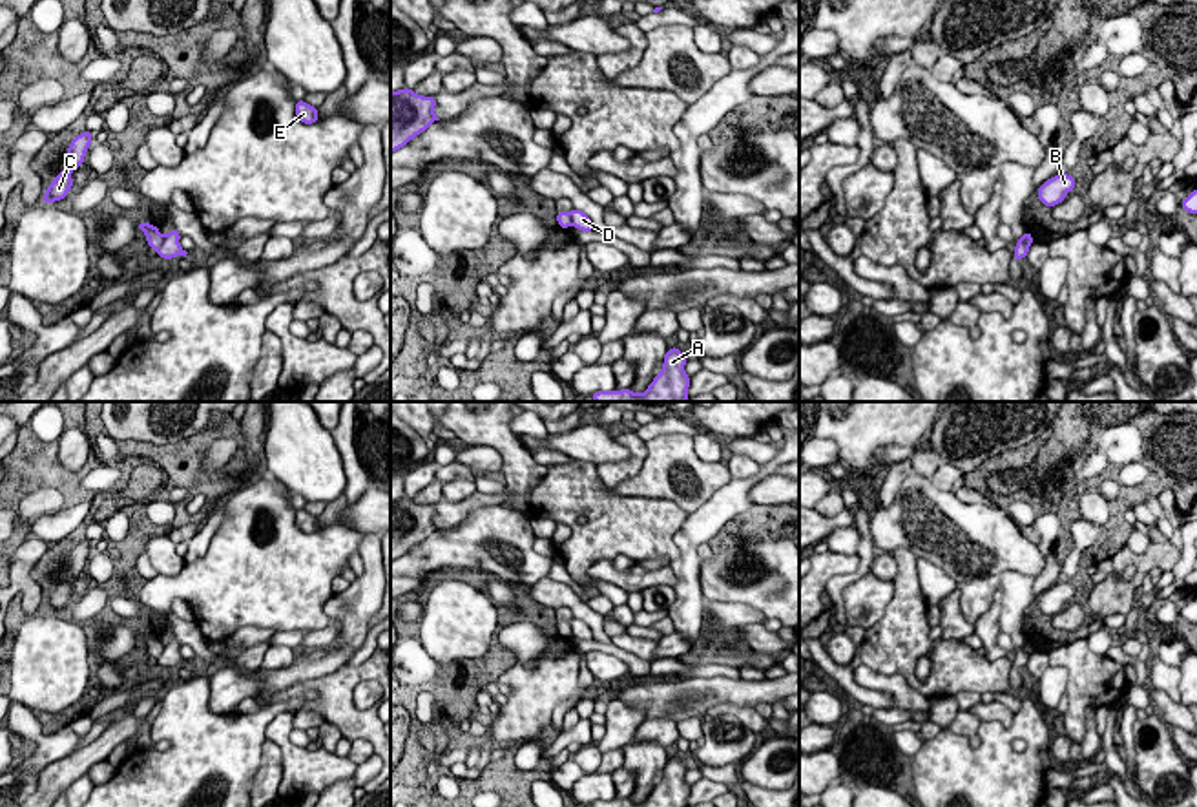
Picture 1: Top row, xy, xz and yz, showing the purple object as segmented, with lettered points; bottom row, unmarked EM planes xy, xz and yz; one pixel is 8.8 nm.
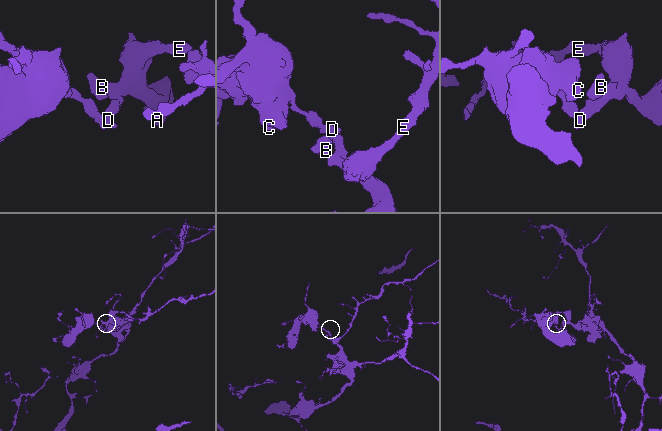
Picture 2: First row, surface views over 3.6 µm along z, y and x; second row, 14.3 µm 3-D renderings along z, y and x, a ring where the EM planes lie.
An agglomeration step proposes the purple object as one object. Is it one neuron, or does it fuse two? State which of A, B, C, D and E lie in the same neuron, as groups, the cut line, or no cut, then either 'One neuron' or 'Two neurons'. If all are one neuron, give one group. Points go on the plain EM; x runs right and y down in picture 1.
Groups: A B D E / C. Split along xy (165, 647), (157, 660). Two neurons

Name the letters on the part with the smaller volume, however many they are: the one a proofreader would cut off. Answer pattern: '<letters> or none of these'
C

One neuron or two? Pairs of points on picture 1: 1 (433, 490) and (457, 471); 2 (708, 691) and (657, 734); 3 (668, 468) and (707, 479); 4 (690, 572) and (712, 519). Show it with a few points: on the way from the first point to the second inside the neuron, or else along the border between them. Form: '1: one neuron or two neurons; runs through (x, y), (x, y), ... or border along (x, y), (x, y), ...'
1: one neuron; runs through (438, 488), (451, 477)
2: two neurons; border along (646, 718), (670, 718), (676, 723)
3: one neuron; runs through (677, 473), (685, 479), (697, 479)
4: one neuron; runs through (690, 559), (690, 541), (699, 532)

